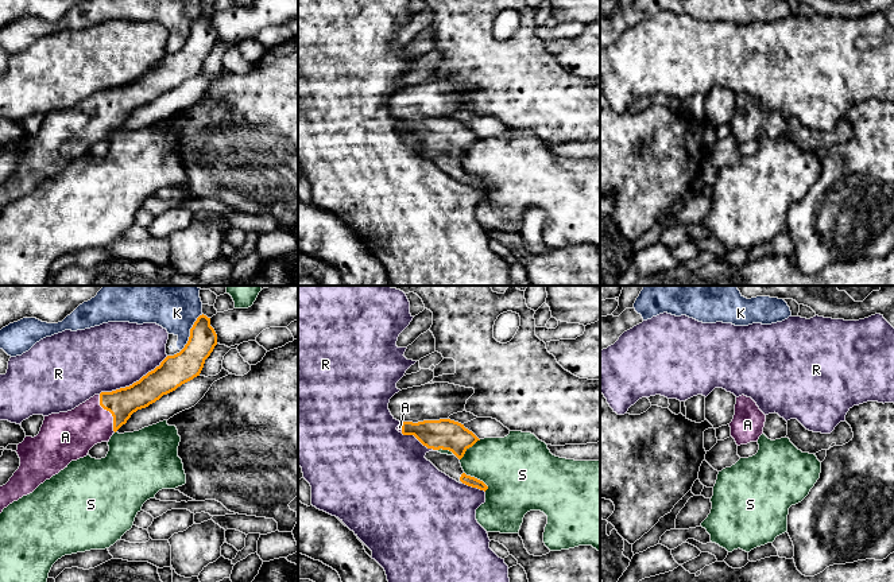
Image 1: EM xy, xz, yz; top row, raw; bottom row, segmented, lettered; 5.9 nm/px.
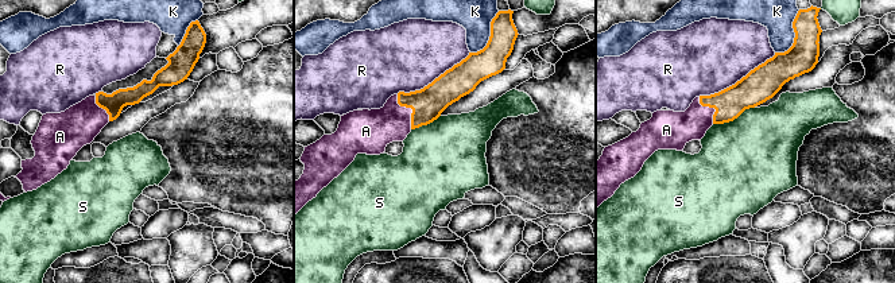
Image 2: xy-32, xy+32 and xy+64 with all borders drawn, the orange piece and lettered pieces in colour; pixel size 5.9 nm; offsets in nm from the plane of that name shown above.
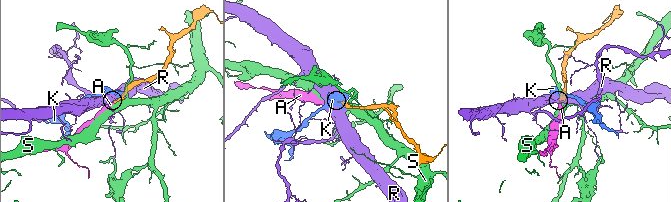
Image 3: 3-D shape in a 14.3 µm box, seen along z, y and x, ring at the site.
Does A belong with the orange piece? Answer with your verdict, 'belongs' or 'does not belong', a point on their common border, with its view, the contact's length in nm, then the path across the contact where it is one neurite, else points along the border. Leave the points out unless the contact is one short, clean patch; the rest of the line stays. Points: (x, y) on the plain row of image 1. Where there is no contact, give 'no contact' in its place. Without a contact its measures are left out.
belongs; contact xy (109, 109); length 240 nm; way xy (122, 101), (109, 109), (74, 131)

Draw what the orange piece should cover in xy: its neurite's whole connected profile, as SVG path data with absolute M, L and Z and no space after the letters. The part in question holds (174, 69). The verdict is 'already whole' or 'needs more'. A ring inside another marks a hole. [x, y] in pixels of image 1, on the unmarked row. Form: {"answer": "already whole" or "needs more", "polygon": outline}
{"answer": "needs more", "polygon": "M202 12L190 27L190 35L185 46L174 54L167 54L159 65L139 79L125 86L94 93L71 109L44 115L39 132L34 136L26 135L18 143L16 151L20 156L20 164L9 179L0 185L0 212L9 202L32 191L46 178L67 166L71 159L86 155L94 143L109 140L111 135L127 121L133 110L148 105L163 93L200 74L205 58L216 43L217 32L210 24L210 16Z"}

